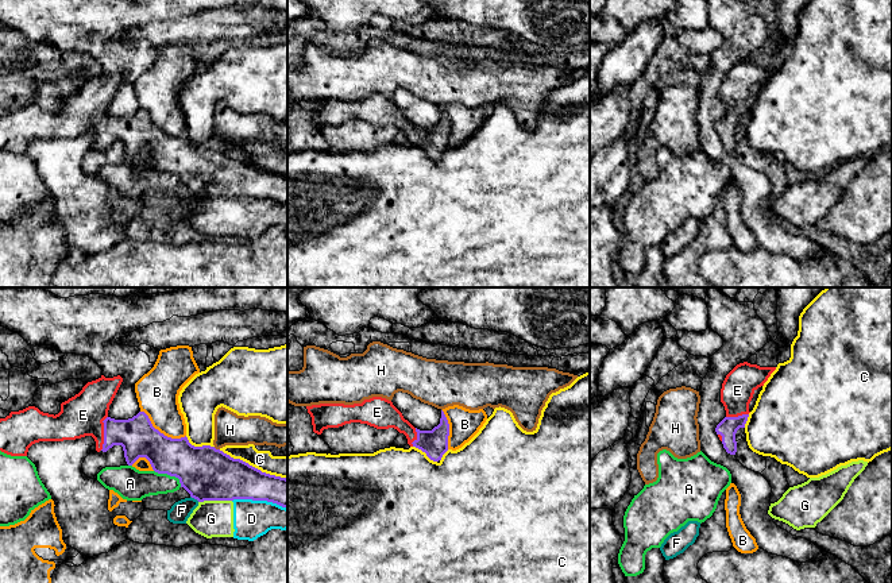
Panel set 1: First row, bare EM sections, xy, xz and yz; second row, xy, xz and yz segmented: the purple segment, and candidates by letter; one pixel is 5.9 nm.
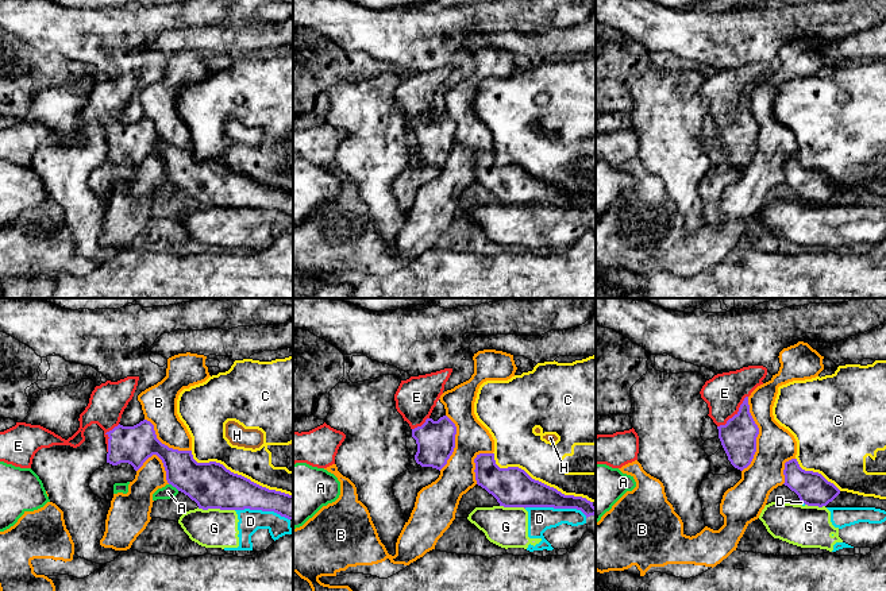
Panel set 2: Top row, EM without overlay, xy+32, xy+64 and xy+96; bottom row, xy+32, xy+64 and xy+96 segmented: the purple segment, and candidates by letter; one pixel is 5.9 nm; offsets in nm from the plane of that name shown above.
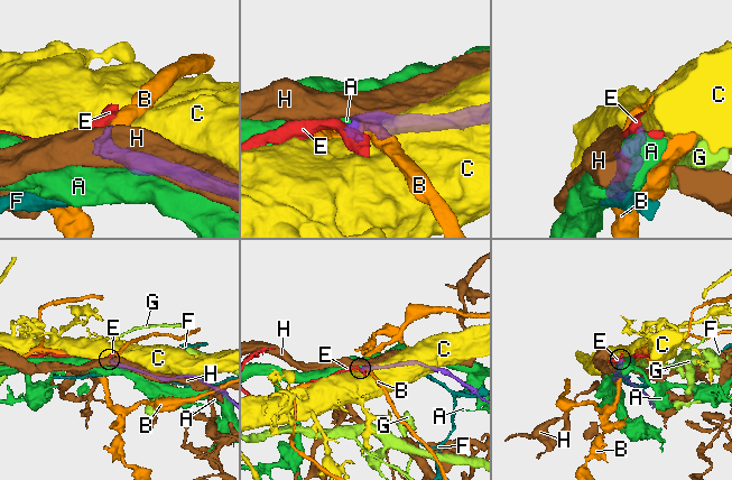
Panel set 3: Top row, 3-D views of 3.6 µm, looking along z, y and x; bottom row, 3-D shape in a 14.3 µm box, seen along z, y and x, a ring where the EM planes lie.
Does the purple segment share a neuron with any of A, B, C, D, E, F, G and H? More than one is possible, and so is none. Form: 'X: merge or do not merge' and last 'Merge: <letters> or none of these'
A: do not merge
B: do not merge
C: do not merge
D: do not merge
E: merge
F: do not merge
G: do not merge
H: do not merge
Merge: E

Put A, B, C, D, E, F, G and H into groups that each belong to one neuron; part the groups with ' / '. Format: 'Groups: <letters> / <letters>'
Groups: A / B / C / D G / E / F / H

